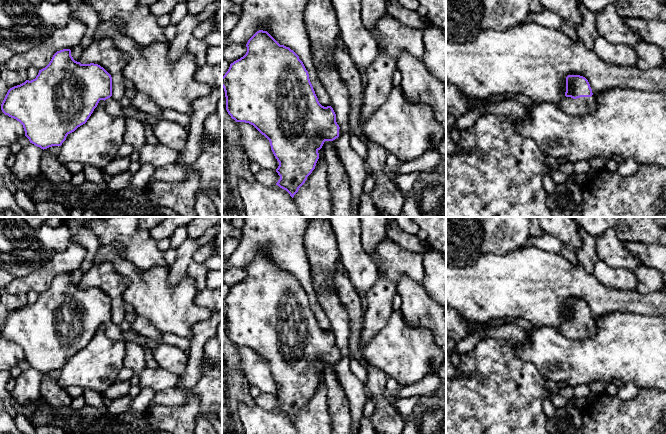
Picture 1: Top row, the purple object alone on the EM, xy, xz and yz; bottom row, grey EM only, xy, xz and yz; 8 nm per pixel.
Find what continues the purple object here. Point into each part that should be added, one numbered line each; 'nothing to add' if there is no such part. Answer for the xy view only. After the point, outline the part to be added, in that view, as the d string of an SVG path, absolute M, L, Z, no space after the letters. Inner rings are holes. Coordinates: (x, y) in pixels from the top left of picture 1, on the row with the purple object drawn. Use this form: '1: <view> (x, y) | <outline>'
1: xy (114, 108) | M112 96L105 100L106 110L112 116L122 116L125 119L133 118L141 123L148 123L153 126L157 121L161 120L163 117L156 117L152 115L147 115L139 111L133 106L124 107L119 101L116 101Z

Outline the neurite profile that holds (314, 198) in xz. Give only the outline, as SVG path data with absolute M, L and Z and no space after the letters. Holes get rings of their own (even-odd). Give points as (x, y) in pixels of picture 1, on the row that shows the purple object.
M323 148L318 150L315 169L294 195L293 200L303 217L334 217L333 197L327 177Z

